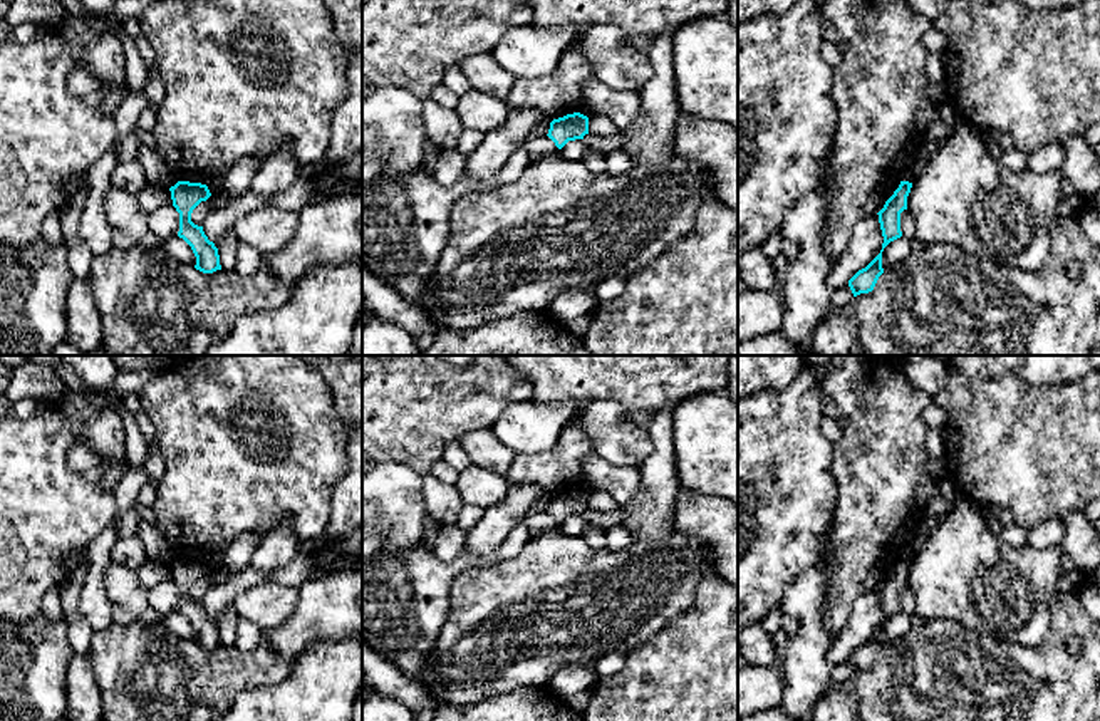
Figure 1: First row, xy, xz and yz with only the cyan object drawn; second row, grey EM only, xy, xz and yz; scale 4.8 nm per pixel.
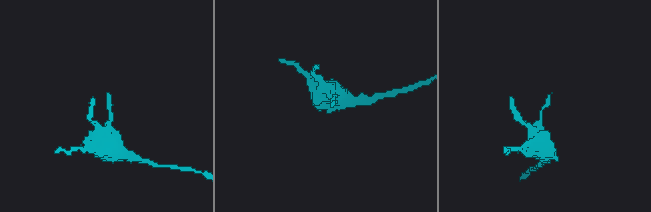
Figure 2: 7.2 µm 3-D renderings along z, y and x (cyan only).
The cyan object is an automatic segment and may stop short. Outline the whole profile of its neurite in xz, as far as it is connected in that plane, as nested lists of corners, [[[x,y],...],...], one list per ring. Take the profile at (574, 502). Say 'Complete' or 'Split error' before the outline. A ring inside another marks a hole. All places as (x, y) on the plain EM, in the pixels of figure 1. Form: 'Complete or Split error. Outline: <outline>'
Complete. Outline: [[[573,488],[550,498],[548,513],[562,525],[568,516],[584,515],[589,510],[589,493]]]

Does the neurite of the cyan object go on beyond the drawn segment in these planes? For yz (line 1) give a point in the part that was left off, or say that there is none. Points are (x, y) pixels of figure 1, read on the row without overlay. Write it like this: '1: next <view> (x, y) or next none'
1: next none

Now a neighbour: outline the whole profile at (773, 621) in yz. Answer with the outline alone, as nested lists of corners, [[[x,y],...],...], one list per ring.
[[[773,607],[763,619],[761,619],[761,624],[763,627],[766,629],[766,632],[770,635],[773,635],[775,632],[781,630],[781,625],[783,625],[783,610],[781,607]]]

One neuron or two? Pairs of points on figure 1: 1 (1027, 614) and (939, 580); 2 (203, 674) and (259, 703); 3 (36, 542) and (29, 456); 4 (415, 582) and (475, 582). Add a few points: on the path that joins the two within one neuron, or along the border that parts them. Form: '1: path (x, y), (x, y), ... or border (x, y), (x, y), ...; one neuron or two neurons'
1: path (1005, 604), (975, 582), (961, 580); one neuron
2: border (279, 681), (269, 686), (243, 689), (232, 703); two neurons
3: path (29, 520), (29, 478); one neuron
4: border (458, 574), (451, 584), (451, 612), (446, 621); two neurons

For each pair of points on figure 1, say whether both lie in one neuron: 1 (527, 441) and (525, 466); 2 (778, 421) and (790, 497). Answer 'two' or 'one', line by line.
1: two
2: one

